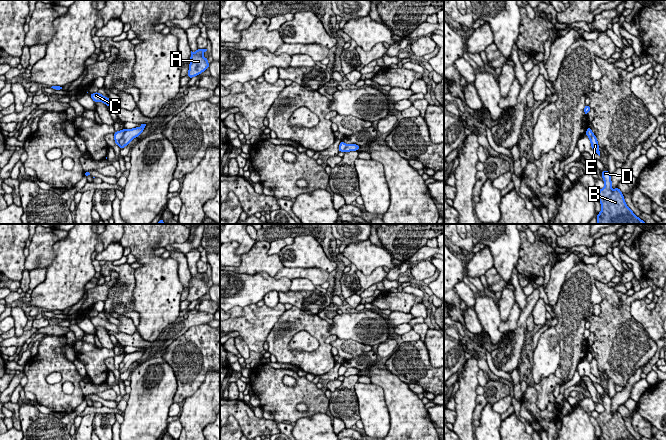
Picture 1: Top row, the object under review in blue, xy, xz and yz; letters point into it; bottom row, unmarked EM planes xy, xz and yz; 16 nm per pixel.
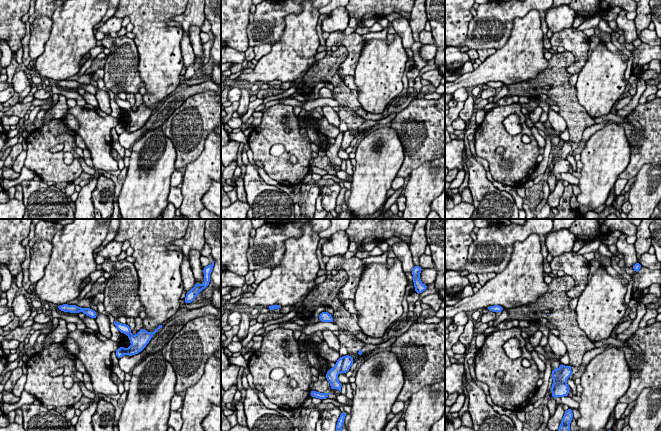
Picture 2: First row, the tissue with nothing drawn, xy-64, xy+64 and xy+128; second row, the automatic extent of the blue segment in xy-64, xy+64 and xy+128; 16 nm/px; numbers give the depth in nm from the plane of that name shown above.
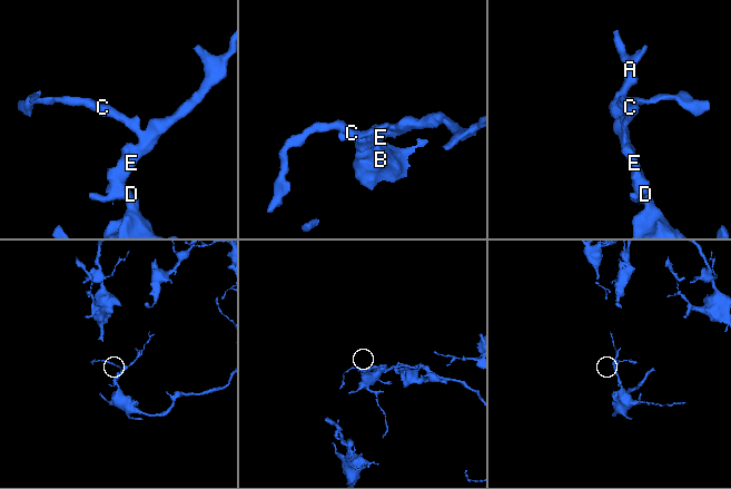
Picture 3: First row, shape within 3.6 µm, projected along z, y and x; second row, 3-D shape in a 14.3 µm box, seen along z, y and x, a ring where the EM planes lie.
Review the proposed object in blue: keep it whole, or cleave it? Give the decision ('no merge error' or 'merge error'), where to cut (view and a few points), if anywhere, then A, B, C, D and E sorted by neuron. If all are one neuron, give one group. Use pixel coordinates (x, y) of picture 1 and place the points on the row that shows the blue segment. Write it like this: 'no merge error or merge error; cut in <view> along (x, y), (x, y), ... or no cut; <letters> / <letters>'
merge error; cut in xy along (125, 129), (118, 145); A C E / B D

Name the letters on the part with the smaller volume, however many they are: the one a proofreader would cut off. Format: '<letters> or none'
A, C, E

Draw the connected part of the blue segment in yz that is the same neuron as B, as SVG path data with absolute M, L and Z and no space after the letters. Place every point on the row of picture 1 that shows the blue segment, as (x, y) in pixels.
M602 171L601 176L605 186L596 194L602 208L597 214L597 224L646 224L627 206L621 190L612 189L609 171Z

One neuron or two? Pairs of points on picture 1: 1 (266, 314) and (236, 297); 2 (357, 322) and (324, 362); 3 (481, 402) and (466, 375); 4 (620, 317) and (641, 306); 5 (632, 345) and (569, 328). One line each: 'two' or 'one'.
1: two
2: two
3: two
4: two
5: two

